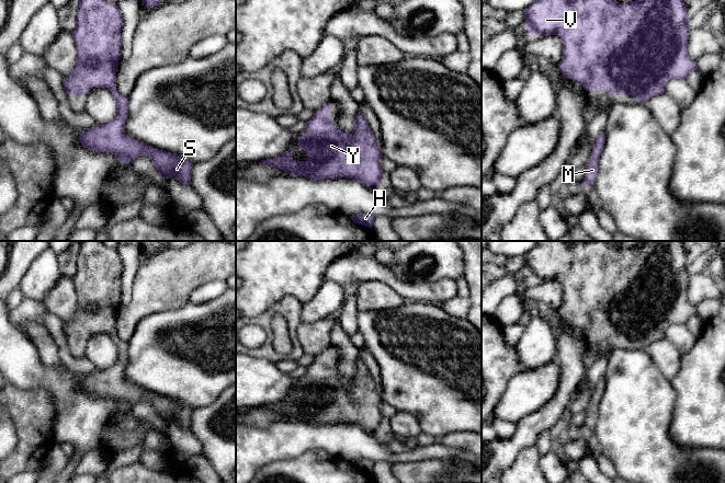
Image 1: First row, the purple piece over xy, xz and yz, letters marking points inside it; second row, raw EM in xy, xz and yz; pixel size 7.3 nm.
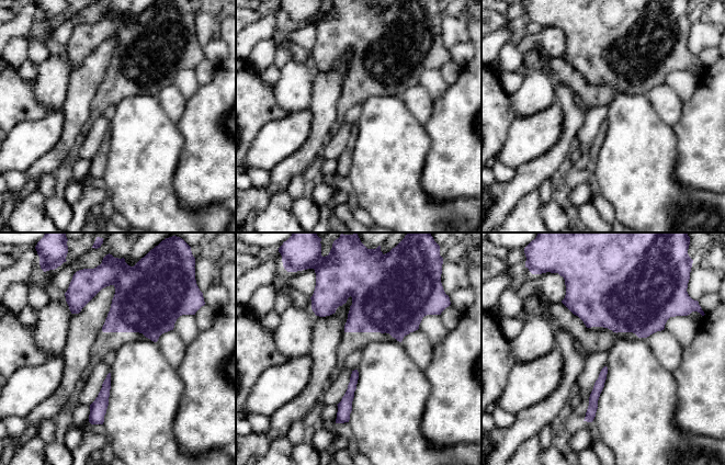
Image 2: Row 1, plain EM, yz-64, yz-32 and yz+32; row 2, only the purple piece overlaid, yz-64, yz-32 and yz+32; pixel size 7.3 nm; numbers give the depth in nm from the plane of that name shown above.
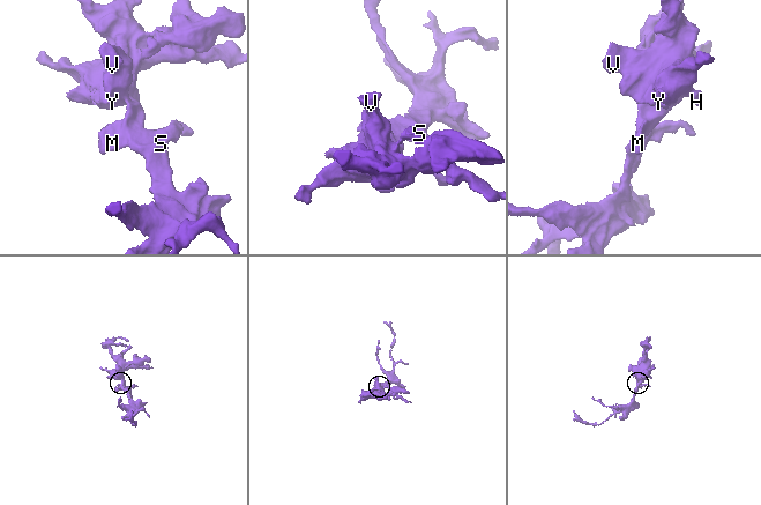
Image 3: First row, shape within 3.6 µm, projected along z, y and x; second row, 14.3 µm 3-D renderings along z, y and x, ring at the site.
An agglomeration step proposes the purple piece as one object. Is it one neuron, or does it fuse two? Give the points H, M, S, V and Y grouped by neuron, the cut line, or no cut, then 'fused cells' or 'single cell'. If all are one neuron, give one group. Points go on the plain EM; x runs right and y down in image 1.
groups H M S V Y; cut none; single cell

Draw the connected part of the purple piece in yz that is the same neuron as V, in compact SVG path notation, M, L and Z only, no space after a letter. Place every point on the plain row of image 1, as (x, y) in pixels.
M539 241L537 244L524 256L525 274L532 281L558 280L563 287L563 303L557 313L564 322L576 325L586 336L607 336L612 341L634 341L638 346L647 345L665 337L667 329L671 324L687 324L689 319L698 315L696 308L688 299L688 281L691 267L687 264L687 251L682 241L639 241L635 246L619 249L613 241L581 241L574 244L573 241Z

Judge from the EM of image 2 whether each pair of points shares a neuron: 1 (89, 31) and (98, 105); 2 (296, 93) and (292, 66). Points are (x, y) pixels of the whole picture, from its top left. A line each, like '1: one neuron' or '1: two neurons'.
1: one neuron
2: one neuron

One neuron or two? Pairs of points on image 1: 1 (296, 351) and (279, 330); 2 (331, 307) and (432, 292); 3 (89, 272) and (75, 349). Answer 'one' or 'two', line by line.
1: two
2: two
3: one

